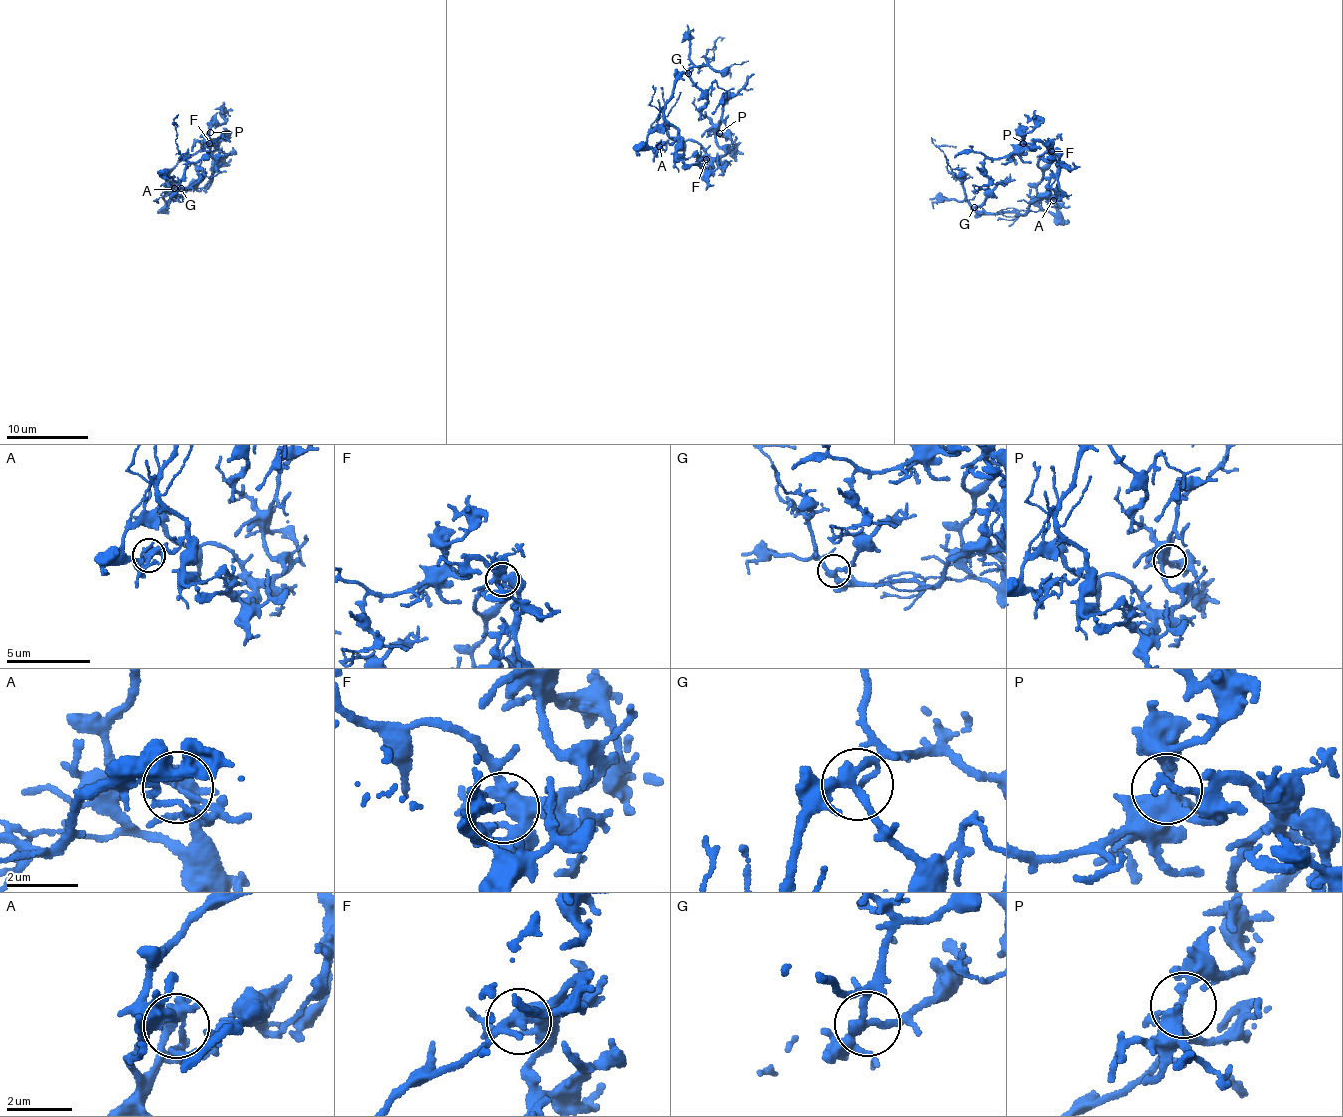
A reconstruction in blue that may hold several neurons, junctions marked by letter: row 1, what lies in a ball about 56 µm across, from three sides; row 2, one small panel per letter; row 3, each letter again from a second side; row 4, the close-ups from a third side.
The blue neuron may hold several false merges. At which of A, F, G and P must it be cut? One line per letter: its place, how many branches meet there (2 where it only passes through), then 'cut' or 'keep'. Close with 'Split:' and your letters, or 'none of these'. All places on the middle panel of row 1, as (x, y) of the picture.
A: (659, 146) | 2 | cut
F: (706, 159) | 5 | keep
G: (688, 73) | 3 | keep
P: (719, 133) | 4 | keep
Split: A

